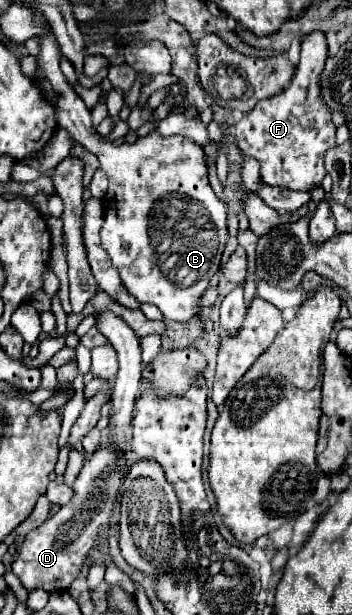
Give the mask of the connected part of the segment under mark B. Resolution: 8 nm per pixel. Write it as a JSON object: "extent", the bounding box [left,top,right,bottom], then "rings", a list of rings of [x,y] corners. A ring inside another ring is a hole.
{"extent":[36,34,228,322],"rings":[[[54,34],[42,36],[40,54],[36,56],[38,66],[46,72],[50,84],[60,90],[60,98],[56,102],[56,118],[58,126],[66,128],[74,142],[78,142],[84,150],[92,152],[100,160],[100,168],[106,172],[110,186],[102,200],[106,216],[104,216],[104,228],[100,230],[100,240],[104,250],[110,254],[112,264],[118,268],[126,288],[140,300],[154,304],[162,310],[166,320],[178,320],[186,322],[192,316],[200,314],[200,300],[204,292],[208,290],[210,278],[220,268],[220,258],[228,240],[226,230],[226,206],[216,198],[212,192],[212,186],[208,182],[208,166],[206,166],[206,154],[202,146],[192,142],[186,136],[162,136],[156,128],[144,136],[138,138],[134,144],[112,144],[110,140],[102,140],[100,134],[94,132],[90,110],[84,106],[80,96],[70,88],[66,82],[62,70],[60,70],[60,48],[54,38]]]}

